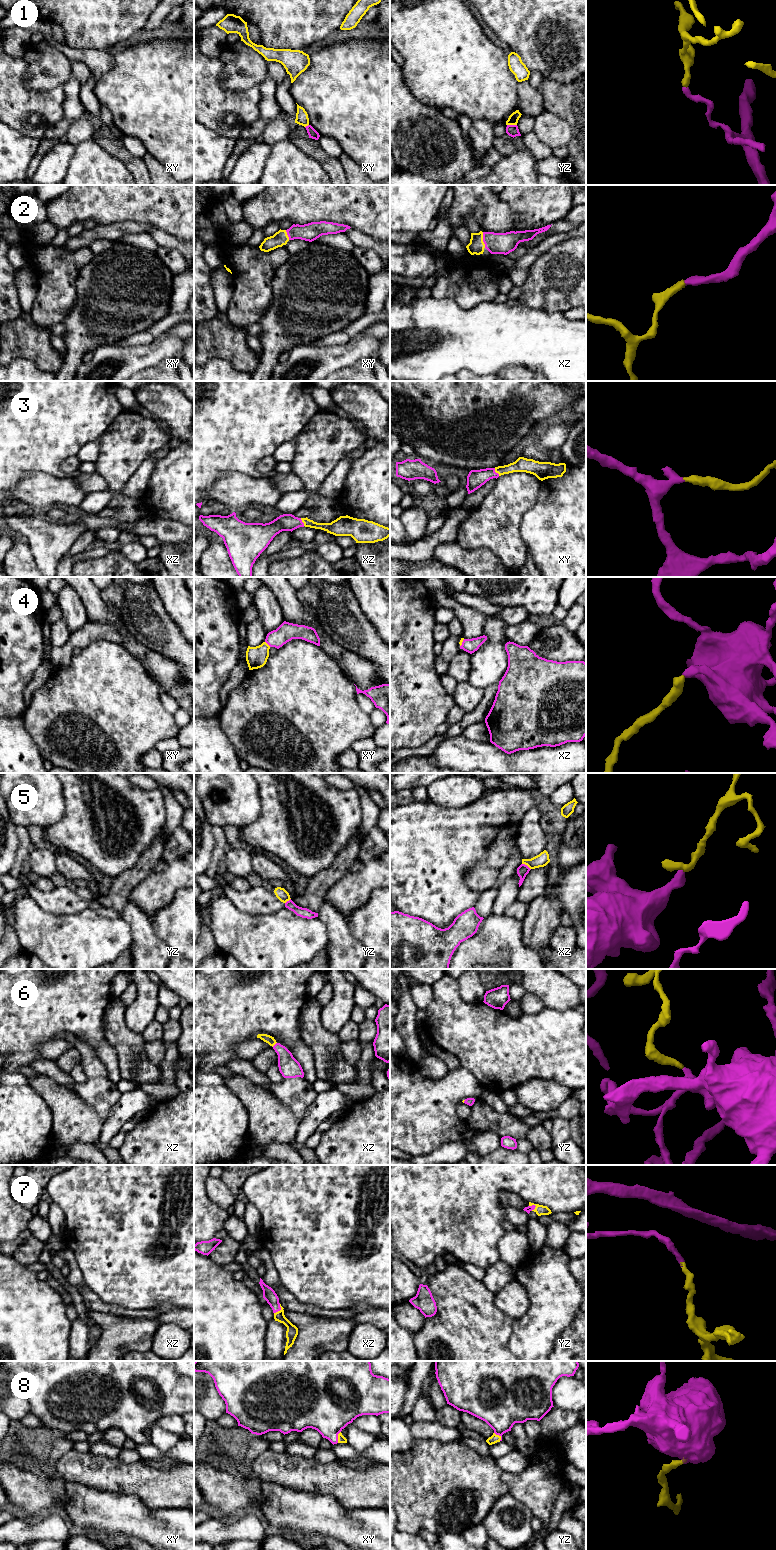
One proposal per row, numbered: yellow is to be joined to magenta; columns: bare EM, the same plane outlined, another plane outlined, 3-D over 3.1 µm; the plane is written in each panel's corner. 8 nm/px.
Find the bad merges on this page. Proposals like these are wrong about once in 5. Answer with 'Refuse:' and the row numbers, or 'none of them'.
Refuse: 1, 5

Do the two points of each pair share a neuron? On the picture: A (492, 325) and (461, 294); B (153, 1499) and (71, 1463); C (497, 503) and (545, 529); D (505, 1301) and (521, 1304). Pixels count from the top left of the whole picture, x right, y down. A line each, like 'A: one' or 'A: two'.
A: two
B: one
C: two
D: one

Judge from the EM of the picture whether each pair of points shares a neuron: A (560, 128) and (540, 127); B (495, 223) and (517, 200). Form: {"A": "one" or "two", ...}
{"A": "one", "B": "two"}

